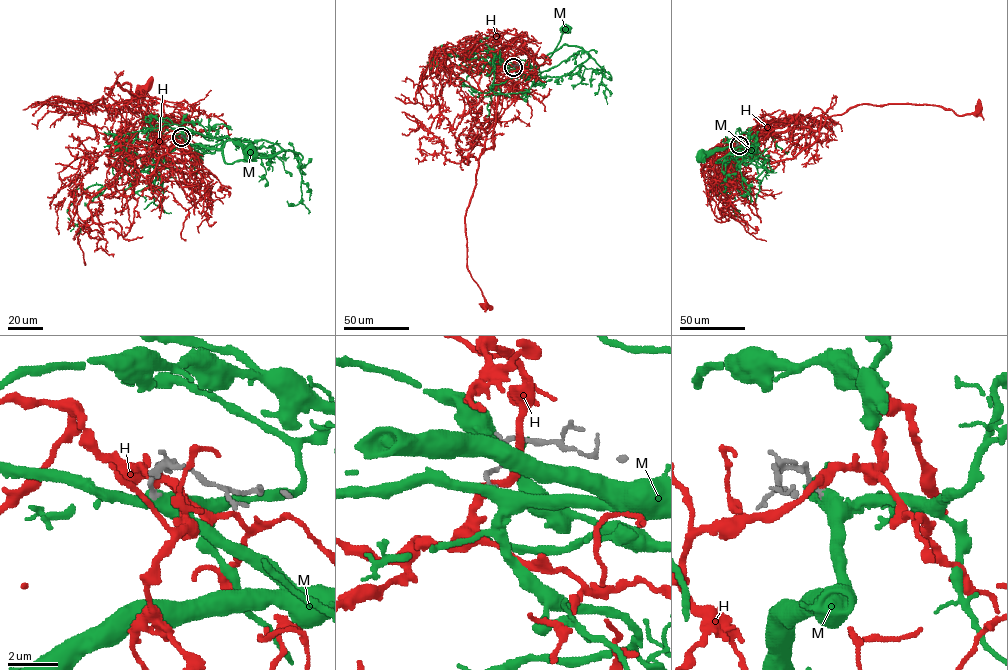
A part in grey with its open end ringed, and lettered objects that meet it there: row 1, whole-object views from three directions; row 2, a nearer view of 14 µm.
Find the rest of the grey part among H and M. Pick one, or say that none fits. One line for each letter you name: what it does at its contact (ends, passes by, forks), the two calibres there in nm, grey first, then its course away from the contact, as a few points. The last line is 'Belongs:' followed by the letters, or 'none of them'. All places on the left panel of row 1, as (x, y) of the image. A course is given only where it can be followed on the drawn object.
M: It passes by. Thickness 200 nm (grey) against 500 nm. Its course: (181, 137), (191, 144), (218, 148), (227, 141), (233, 140), (250, 152)
Belongs: M

